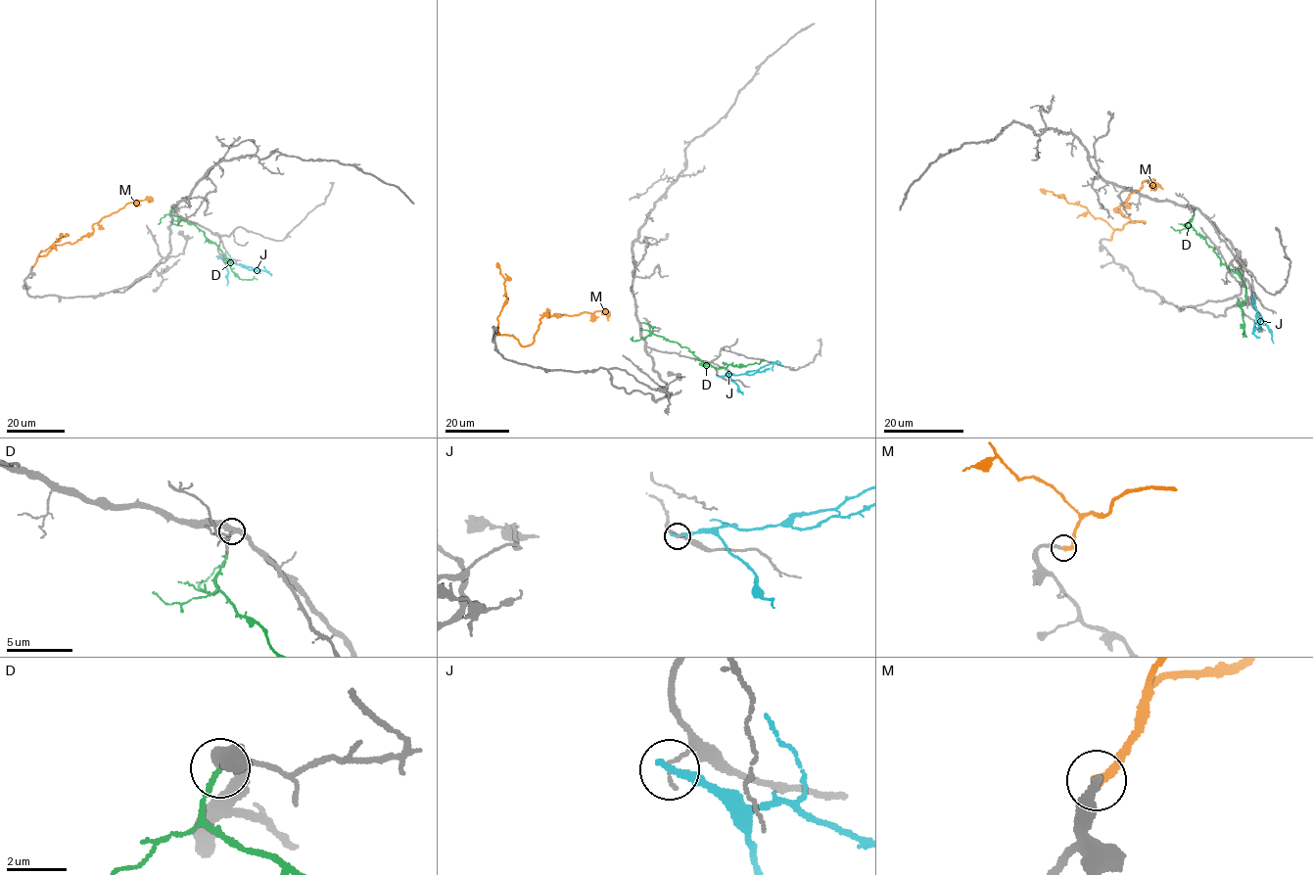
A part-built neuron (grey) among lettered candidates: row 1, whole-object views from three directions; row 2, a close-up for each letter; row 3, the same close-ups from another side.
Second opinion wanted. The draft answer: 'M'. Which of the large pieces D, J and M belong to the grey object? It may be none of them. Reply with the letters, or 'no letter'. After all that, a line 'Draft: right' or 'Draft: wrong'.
M
Draft: right

